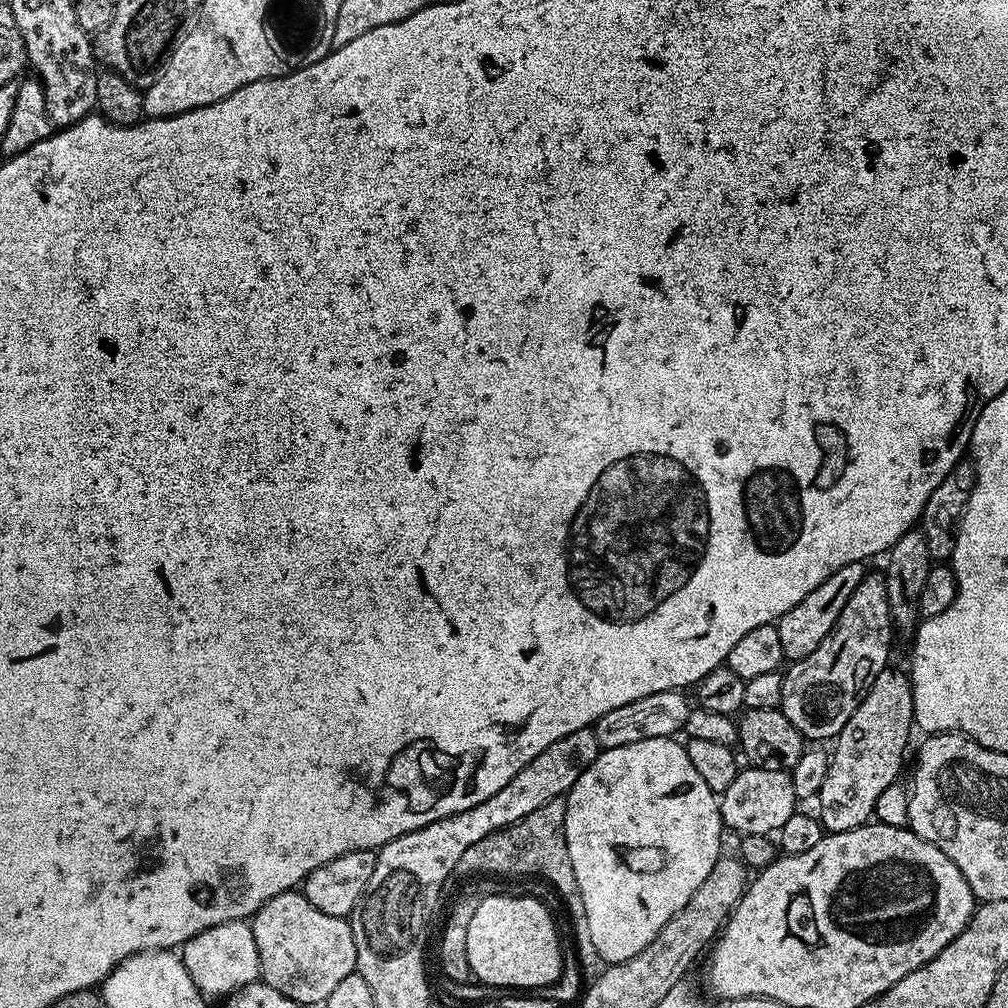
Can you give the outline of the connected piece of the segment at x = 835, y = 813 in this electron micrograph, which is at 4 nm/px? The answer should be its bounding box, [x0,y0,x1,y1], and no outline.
[818,666,914,833]

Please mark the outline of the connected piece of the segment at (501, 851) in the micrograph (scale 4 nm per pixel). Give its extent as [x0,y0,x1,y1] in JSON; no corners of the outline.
[455,796,586,926]

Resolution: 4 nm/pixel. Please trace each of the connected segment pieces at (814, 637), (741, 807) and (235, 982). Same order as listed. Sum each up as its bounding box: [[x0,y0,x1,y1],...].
[[776,563,866,662],[719,767,798,837],[182,920,260,998]]

